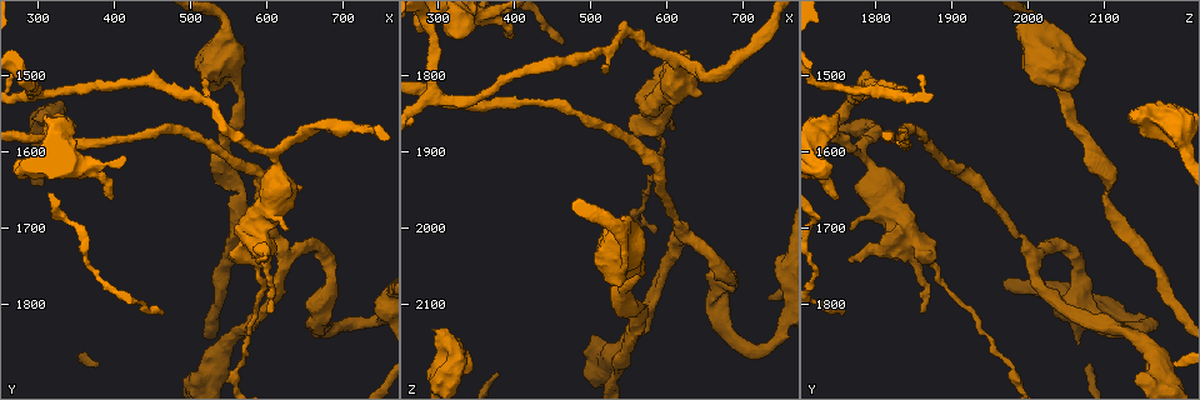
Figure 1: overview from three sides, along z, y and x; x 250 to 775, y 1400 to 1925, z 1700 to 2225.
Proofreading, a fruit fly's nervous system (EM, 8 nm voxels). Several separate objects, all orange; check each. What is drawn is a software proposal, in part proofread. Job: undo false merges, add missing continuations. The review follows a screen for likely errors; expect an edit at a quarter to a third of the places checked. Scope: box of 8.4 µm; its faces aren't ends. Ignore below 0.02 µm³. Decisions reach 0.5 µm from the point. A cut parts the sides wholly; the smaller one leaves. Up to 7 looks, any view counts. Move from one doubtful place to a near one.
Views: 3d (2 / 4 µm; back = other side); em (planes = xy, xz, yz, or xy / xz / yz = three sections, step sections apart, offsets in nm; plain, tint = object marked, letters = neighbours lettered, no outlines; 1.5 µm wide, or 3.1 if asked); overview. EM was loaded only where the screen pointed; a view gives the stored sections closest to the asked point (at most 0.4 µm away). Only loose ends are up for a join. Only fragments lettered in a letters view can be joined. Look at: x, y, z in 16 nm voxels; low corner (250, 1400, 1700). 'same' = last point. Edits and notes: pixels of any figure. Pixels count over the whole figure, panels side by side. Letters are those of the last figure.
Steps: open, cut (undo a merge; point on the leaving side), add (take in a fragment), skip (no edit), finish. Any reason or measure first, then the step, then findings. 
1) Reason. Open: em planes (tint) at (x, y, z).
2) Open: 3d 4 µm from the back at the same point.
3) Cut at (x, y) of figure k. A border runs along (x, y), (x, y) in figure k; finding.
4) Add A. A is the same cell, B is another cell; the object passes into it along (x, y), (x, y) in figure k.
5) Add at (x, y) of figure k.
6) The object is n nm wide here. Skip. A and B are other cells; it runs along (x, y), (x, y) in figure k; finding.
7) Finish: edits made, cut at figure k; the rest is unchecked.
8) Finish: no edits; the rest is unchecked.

A narrow waist. Open: 3d 2 µm at (410, 1585, 1830).

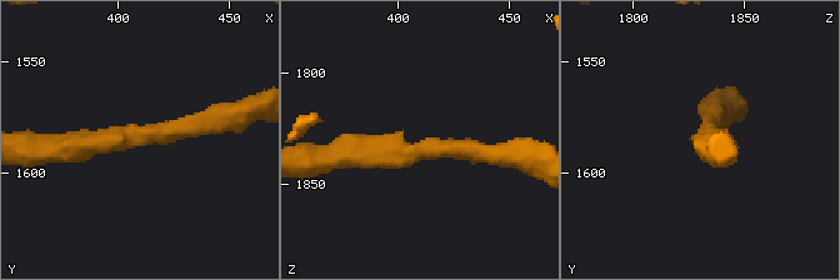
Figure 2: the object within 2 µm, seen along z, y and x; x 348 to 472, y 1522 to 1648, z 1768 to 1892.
The arms are 200, 200 nm wide. Open: em planes (tint) at (412, 1581, 1833).

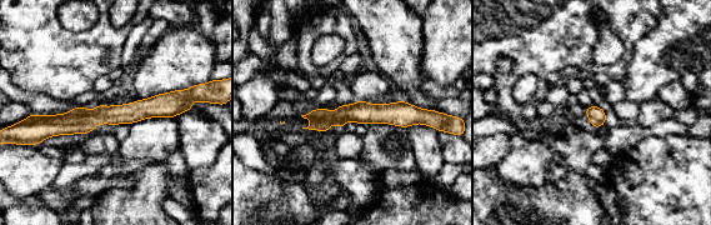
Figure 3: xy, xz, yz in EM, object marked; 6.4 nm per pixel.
See the neighbours. Open: em planes (letters) at the same point.

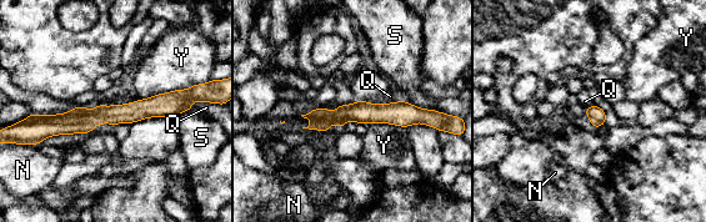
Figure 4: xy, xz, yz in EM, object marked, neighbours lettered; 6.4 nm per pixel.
Skip. N, Q, S and Y are other cells; it runs along (186, 97), (73, 122), (38, 117) in figure 4; all the same neuron.

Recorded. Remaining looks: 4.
Stops while still wide. Open: em yz step 4 (letters) at (320, 1550, 1745).

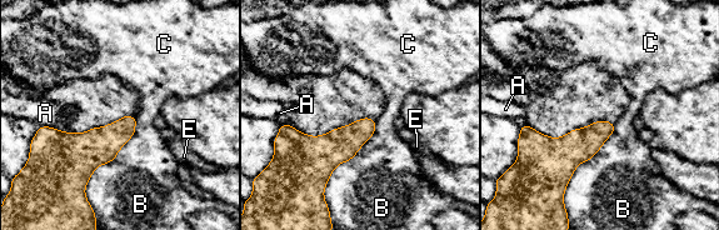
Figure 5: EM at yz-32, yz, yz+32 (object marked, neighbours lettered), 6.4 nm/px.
Open: em planes (letters) at the same point.

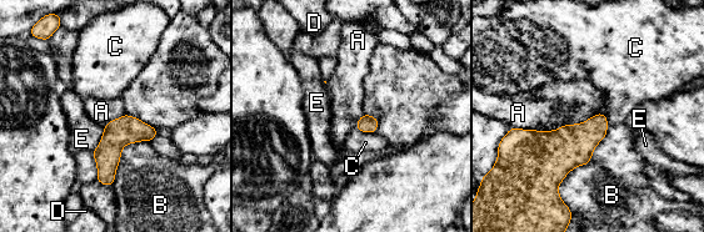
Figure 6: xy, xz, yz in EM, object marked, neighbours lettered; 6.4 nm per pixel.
Skip. A, B, C, D and E are other cells; a border runs along (510, 126), (544, 131) in figure 6; no lettered fragment goes on from it.

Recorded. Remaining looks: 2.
Branch stops here. Open: em xy step 8 (tint) at (520, 1505, 1790).

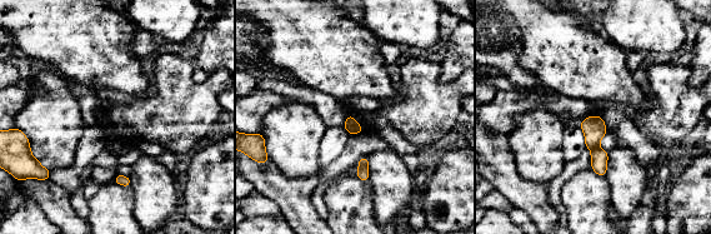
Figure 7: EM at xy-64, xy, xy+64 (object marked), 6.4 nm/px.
Open: em planes (letters) at the same point.

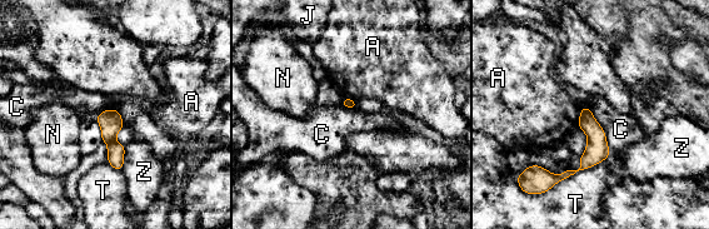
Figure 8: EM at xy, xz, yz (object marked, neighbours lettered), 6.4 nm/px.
The longest contact is with T, 420 nm. Skip. A, C, J, N, T and Z are other cells; a border runs along (587, 106), (603, 129), (610, 152) in figure 8; none of them fits.

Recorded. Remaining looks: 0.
Finish: no edits; the rest is unchecked.

